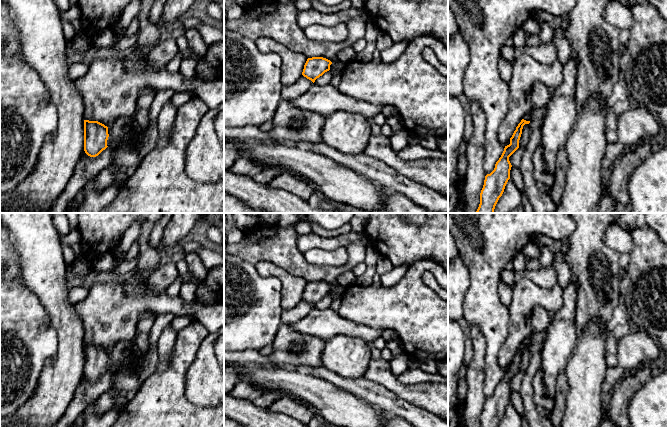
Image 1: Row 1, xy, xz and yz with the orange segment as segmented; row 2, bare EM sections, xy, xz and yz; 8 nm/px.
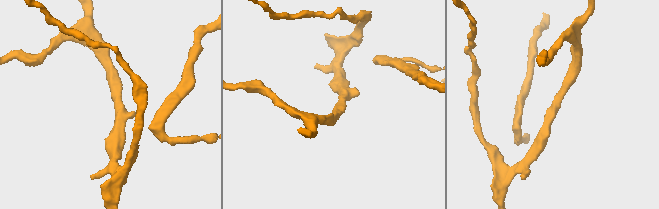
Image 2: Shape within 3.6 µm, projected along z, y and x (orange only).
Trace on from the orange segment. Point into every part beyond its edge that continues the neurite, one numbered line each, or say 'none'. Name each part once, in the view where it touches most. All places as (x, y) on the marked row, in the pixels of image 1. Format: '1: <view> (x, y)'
none

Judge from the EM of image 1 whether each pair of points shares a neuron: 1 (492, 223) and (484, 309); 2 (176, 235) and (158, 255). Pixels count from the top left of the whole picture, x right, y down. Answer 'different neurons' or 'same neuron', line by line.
1: same neuron
2: different neurons

